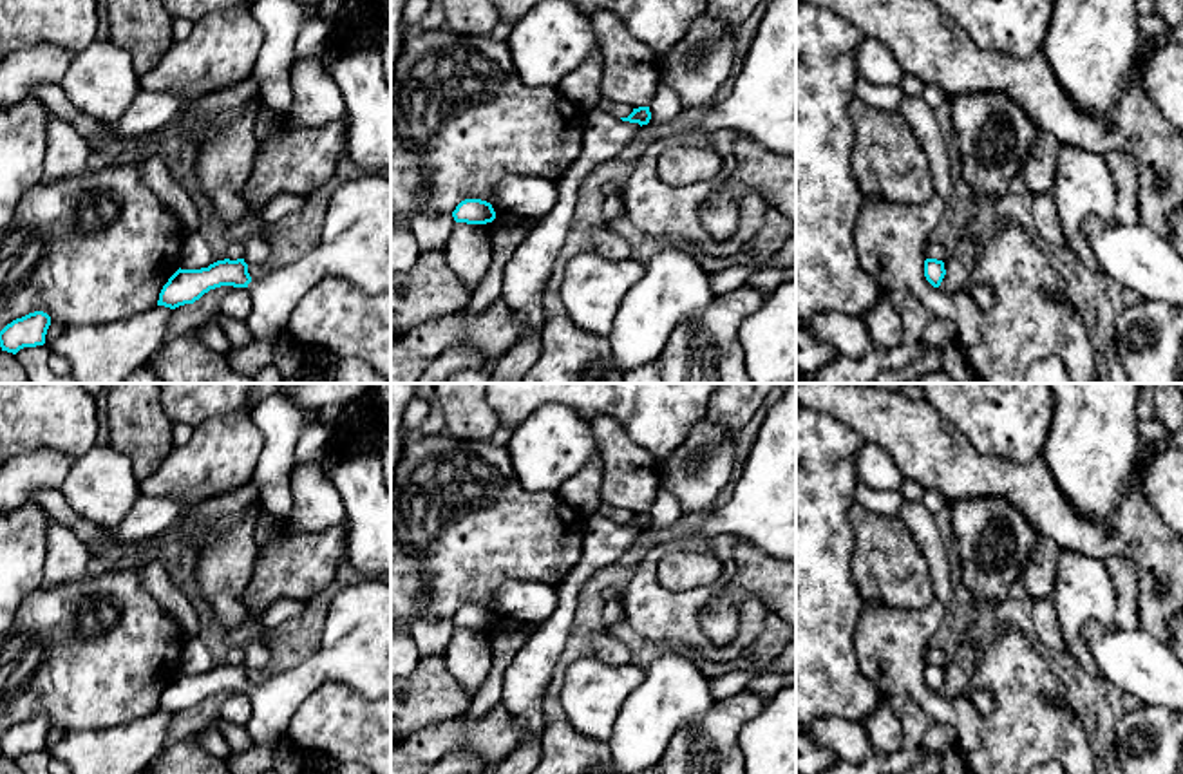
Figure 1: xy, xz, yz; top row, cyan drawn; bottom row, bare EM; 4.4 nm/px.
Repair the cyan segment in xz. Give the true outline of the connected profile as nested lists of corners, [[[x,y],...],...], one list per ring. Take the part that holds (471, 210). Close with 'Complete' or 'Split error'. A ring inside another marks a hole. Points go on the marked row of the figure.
[[[465,199],[452,212],[456,222],[487,224],[496,219],[496,212],[490,203],[481,199]]]. Complete

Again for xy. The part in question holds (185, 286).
[[[365,172],[329,199],[320,242],[293,264],[251,278],[244,259],[217,260],[201,269],[177,269],[157,306],[194,304],[221,286],[246,288],[251,311],[244,320],[255,340],[275,342],[289,326],[300,298],[322,278],[342,277],[358,289],[391,291],[391,177]]]. Split error

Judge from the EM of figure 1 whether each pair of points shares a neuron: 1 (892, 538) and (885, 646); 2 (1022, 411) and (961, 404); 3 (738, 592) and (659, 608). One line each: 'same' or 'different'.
1: different
2: same
3: different

